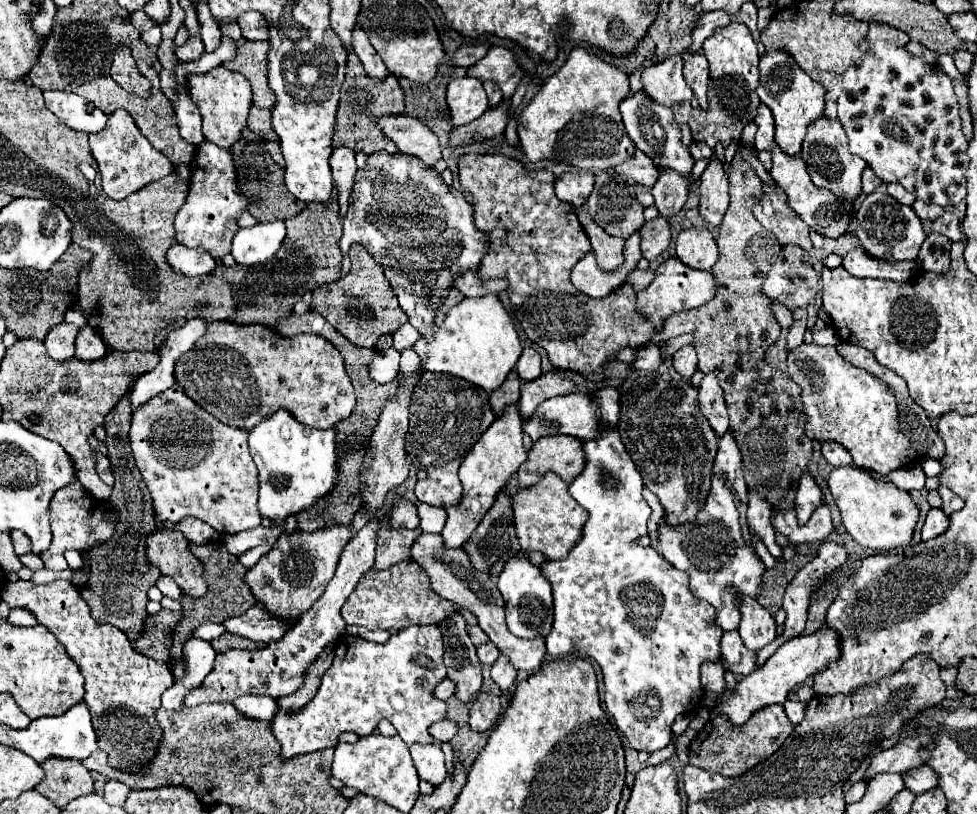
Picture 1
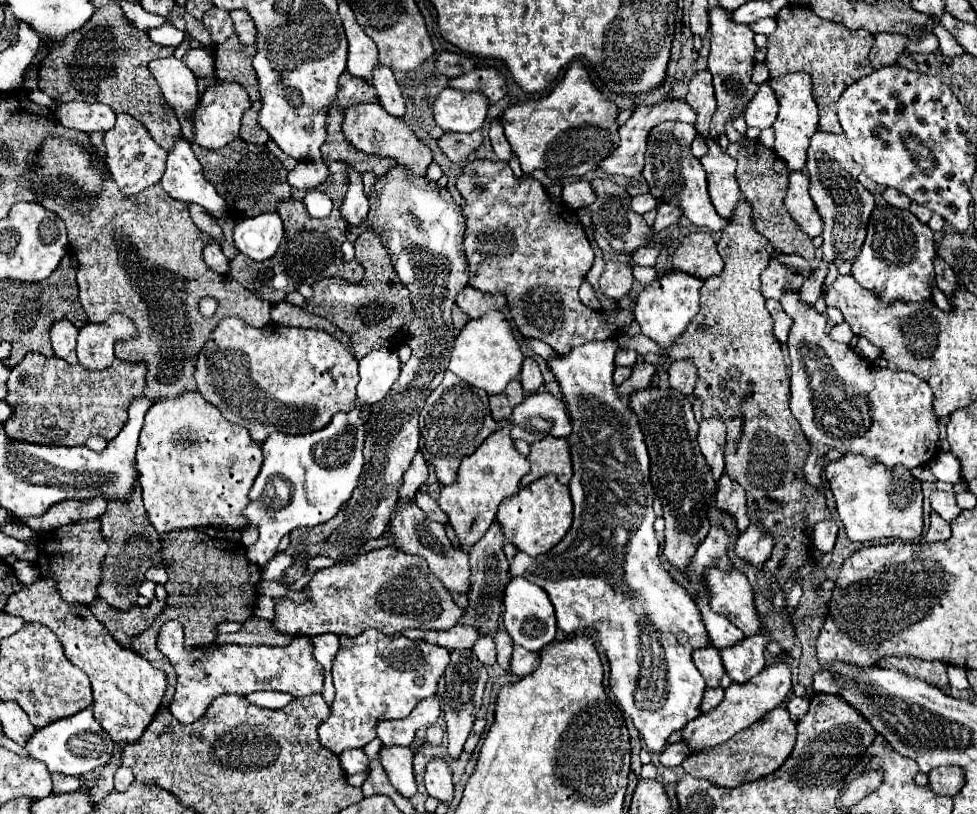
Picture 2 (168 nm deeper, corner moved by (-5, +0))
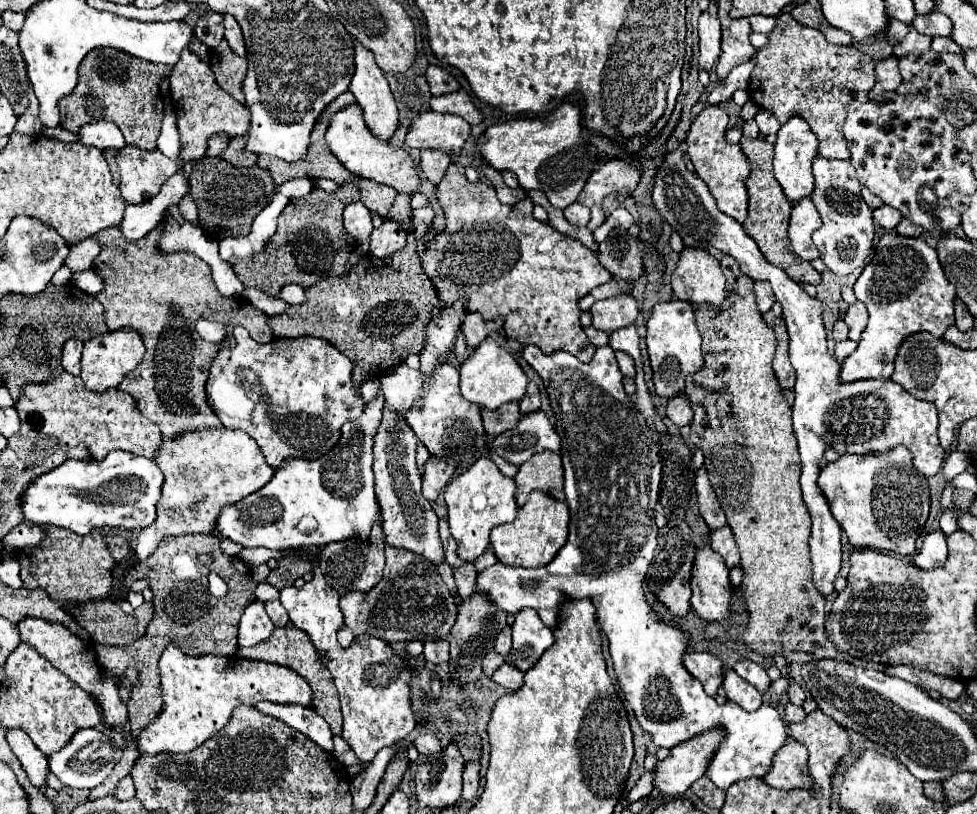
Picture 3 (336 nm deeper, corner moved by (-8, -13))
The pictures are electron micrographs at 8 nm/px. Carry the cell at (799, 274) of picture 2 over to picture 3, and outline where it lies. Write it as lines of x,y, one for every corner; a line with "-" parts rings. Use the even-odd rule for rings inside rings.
754,282
754,292
756,292
756,302
758,302
758,310
760,312
768,312
776,298
774,298
774,292
770,290
770,286
766,286
766,282

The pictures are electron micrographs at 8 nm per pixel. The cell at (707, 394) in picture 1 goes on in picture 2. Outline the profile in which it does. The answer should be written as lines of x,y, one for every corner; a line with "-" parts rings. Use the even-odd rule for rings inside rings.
711,417
711,421
701,419
699,423
699,449
711,467
715,483
719,483
719,477
723,473
723,445
725,445
725,425
721,425
719,417

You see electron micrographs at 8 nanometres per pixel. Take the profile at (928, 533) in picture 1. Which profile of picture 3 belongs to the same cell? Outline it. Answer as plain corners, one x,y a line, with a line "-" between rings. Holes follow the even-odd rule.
938,528
934,532
930,532
924,538
924,544
920,548
920,552
914,556
914,564
924,568
924,570
932,570
938,568
946,562
948,558
948,548
946,548
946,536
944,532

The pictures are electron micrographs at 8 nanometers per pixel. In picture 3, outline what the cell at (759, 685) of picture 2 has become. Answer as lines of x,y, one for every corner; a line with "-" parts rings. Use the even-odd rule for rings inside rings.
708,730
708,734
698,734
698,738
674,746
670,756
656,764
654,786
668,796
684,794
704,776
718,742
722,742
722,730

